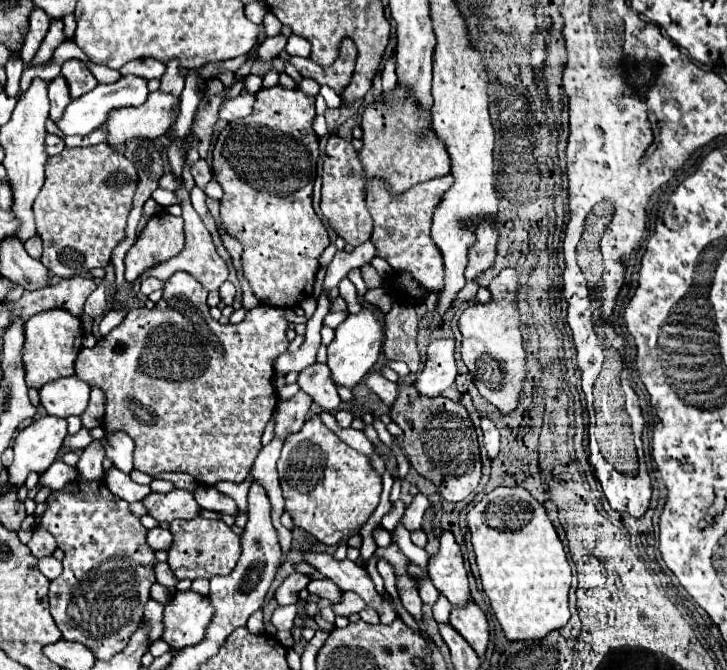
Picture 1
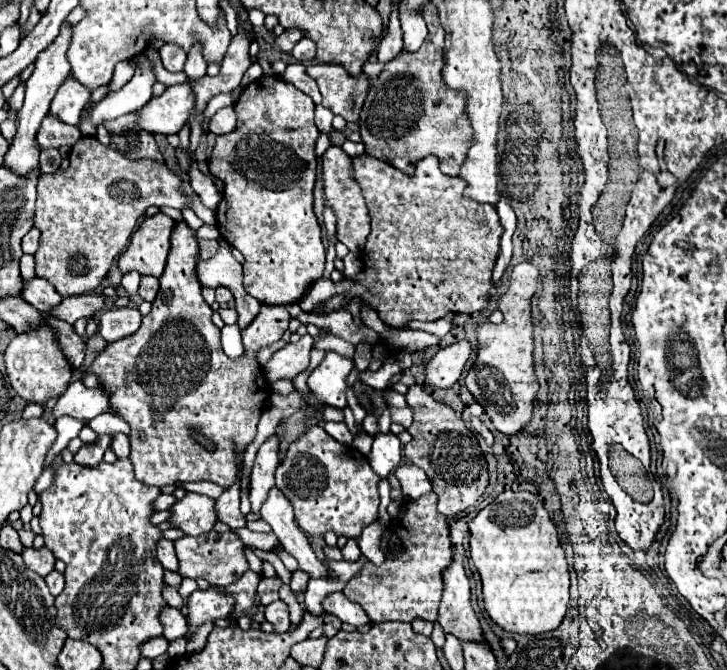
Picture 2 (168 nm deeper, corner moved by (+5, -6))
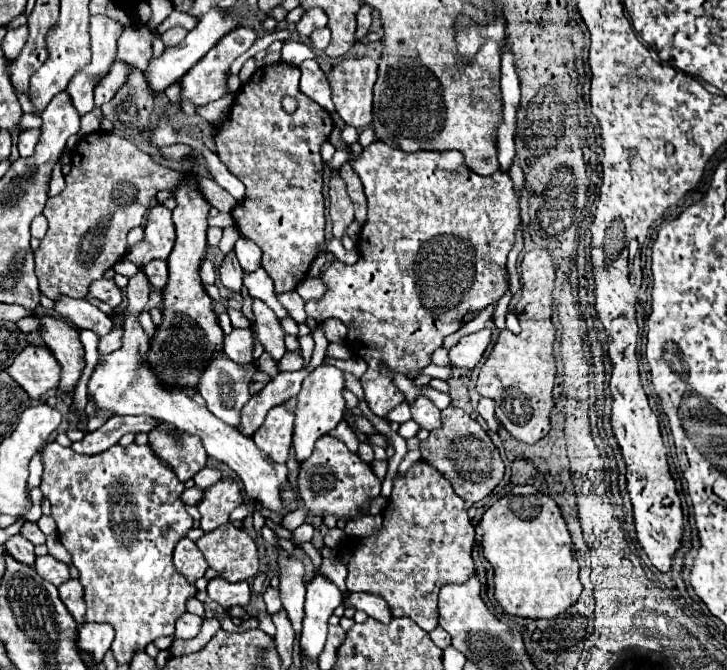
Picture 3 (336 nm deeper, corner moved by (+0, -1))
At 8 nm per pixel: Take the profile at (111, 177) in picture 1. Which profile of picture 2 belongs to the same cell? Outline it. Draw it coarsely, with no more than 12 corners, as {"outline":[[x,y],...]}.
{"outline":[[96,137],[40,175],[36,275],[94,291],[182,177]]}

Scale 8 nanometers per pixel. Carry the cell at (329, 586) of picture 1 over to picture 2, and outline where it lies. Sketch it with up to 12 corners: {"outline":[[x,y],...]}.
{"outline":[[344,593],[328,595],[324,609],[354,627],[368,625],[358,603]]}

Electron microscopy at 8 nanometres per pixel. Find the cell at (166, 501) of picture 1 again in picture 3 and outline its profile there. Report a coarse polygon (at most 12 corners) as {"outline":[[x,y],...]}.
{"outline":[[219,480],[197,504],[201,530],[211,532],[243,504],[233,480]]}

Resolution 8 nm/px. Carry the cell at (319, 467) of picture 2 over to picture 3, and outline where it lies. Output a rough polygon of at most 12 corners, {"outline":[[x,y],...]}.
{"outline":[[331,434],[299,466],[311,516],[353,520],[381,492],[373,468]]}

